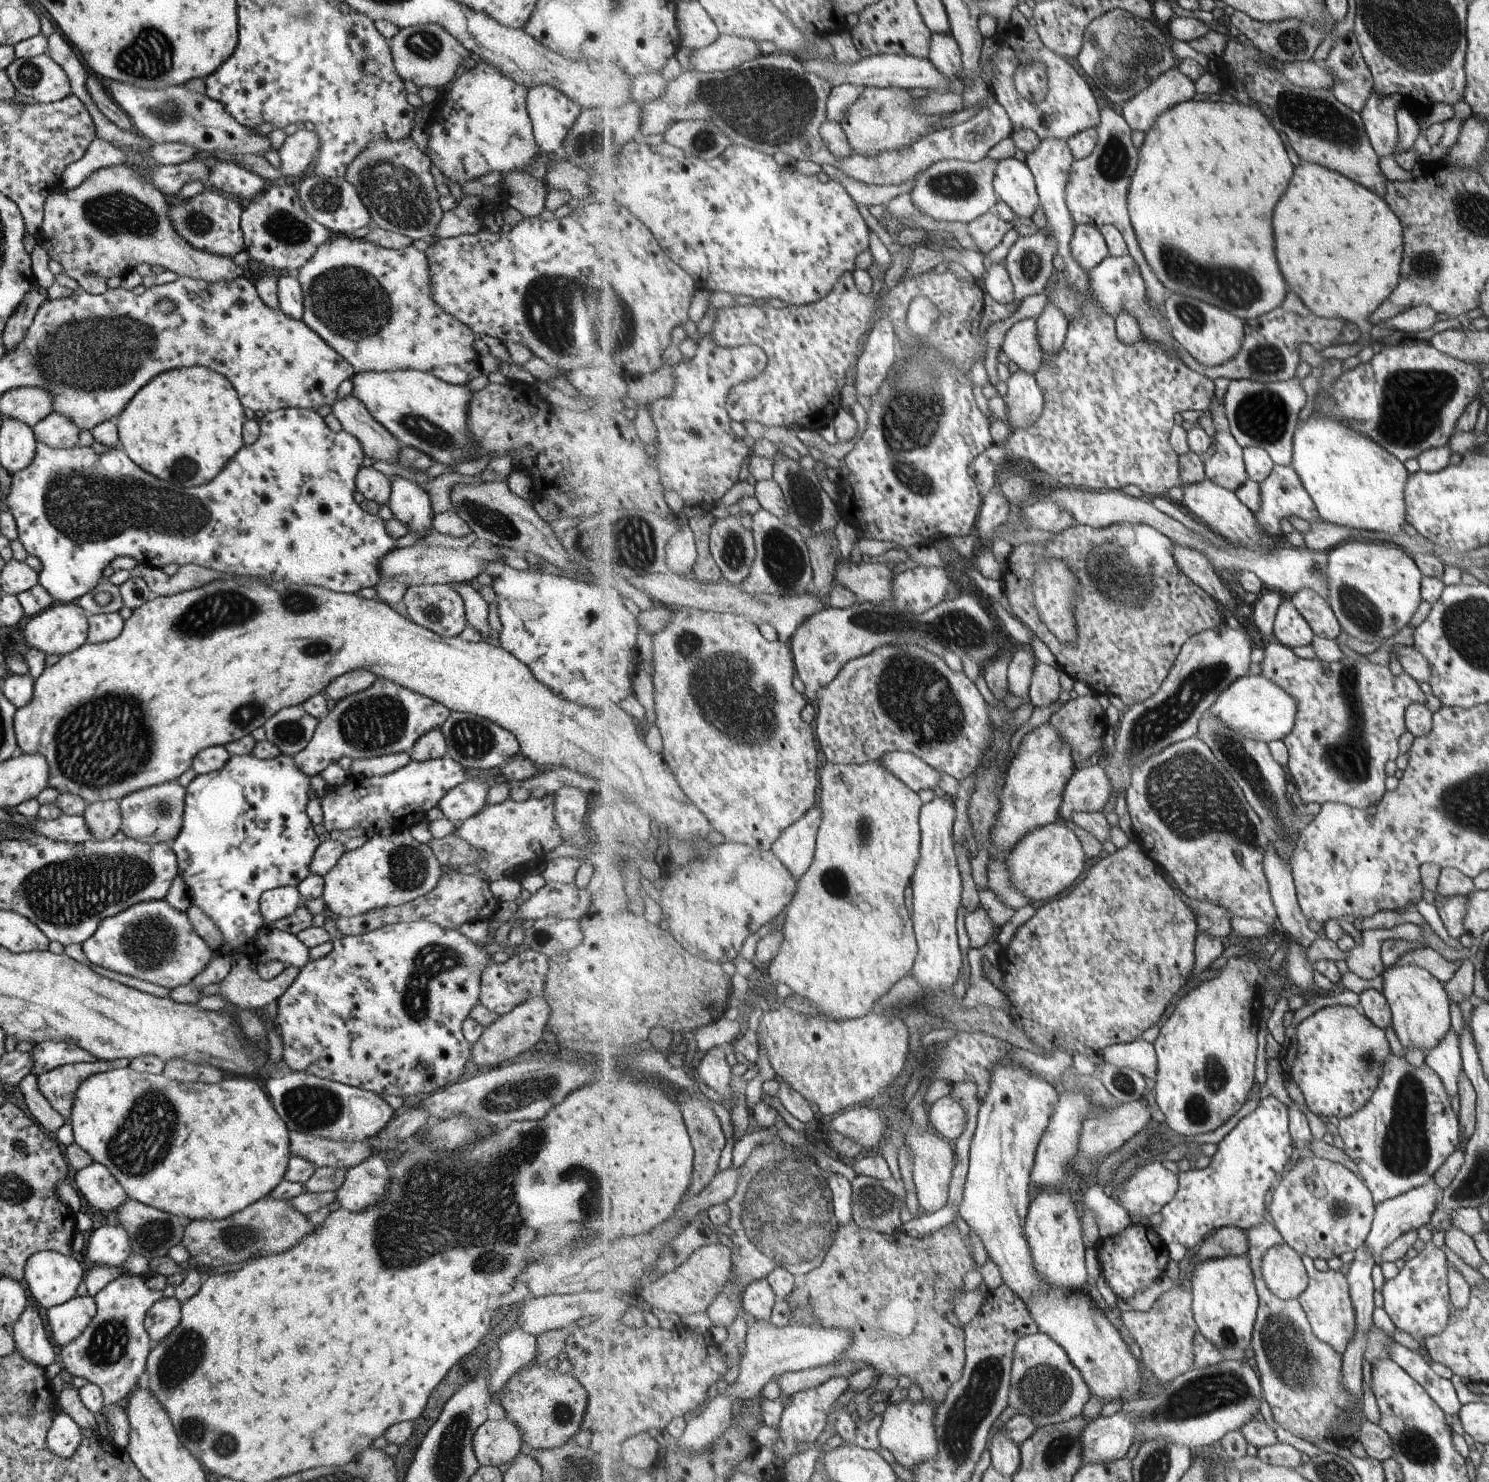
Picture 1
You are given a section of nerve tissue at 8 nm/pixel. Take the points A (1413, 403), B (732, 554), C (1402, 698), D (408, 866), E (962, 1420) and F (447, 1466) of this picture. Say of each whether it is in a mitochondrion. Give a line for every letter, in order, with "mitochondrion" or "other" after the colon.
A: mitochondrion
B: mitochondrion
C: other
D: mitochondrion
E: mitochondrion
F: mitochondrion

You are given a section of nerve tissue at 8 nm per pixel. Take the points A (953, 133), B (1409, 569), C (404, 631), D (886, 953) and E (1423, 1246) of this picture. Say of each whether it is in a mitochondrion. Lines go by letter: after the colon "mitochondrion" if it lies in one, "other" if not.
A: other
B: other
C: other
D: other
E: other

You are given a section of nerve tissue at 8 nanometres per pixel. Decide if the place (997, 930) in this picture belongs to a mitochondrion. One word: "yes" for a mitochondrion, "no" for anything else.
no

